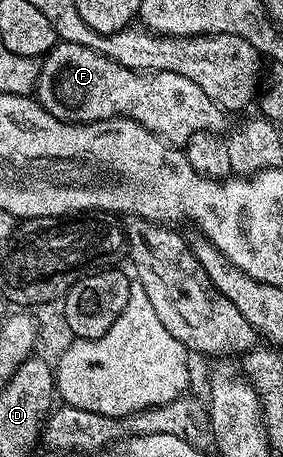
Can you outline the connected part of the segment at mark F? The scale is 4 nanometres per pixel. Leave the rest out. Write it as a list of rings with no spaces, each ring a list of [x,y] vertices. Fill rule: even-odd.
[[[57,42],[56,46],[43,56],[40,76],[36,82],[34,98],[54,117],[64,123],[97,123],[103,119],[133,119],[138,125],[150,129],[159,139],[173,145],[187,144],[188,138],[199,131],[223,132],[229,116],[190,77],[169,71],[131,71],[108,55],[98,53],[86,45]]]

